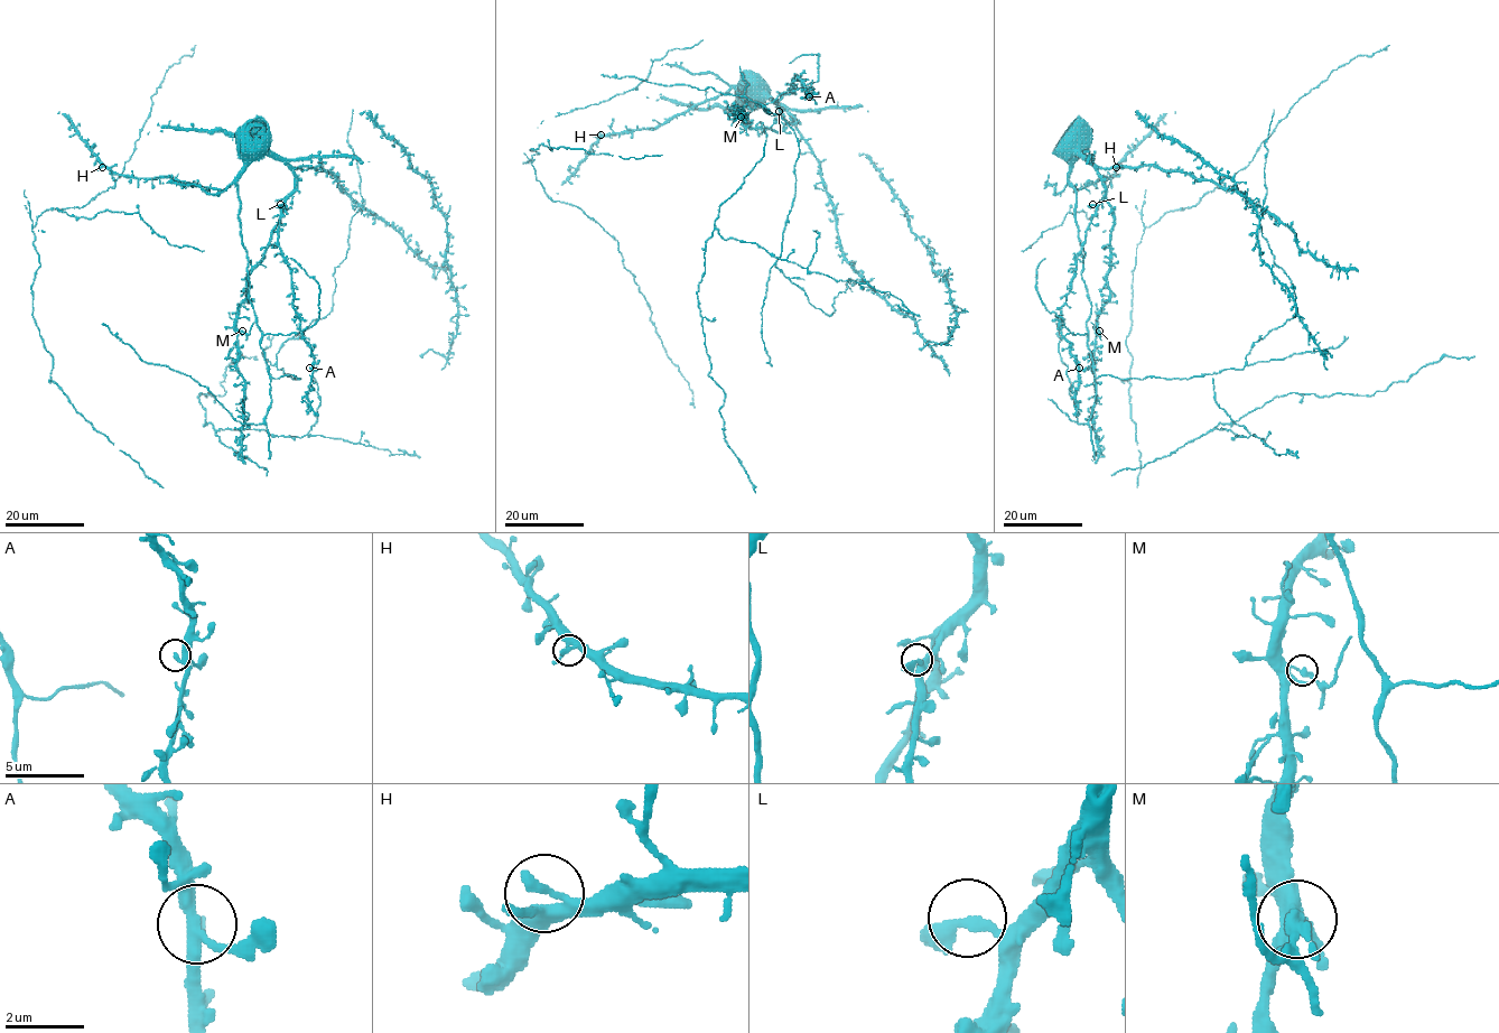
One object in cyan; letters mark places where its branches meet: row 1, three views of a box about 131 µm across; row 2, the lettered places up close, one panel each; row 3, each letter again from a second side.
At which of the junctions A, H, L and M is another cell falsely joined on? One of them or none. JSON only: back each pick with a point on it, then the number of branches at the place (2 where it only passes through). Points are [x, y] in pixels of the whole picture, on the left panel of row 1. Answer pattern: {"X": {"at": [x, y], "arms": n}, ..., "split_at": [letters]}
{"M": {"at": [242, 331], "arms": 2}, "split_at": ["M"]}

